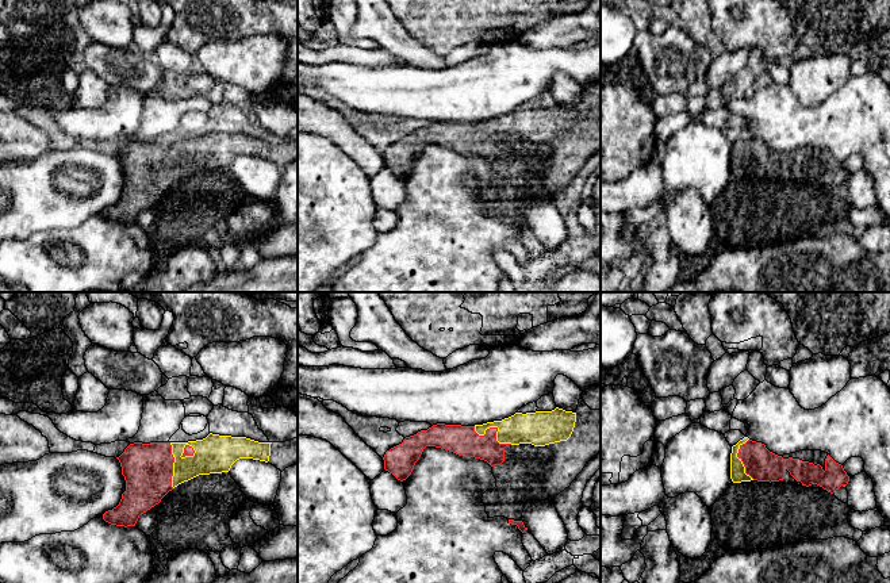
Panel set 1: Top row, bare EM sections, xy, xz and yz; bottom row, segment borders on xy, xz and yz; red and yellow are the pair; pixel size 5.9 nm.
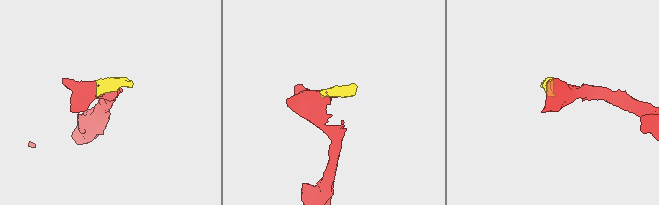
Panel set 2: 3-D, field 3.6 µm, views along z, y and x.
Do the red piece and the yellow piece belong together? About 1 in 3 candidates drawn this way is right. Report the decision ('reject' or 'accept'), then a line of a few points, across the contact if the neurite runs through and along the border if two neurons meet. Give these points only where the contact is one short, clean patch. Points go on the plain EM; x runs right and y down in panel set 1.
accept | xz (464, 138), (484, 138), (497, 126), (539, 126)

